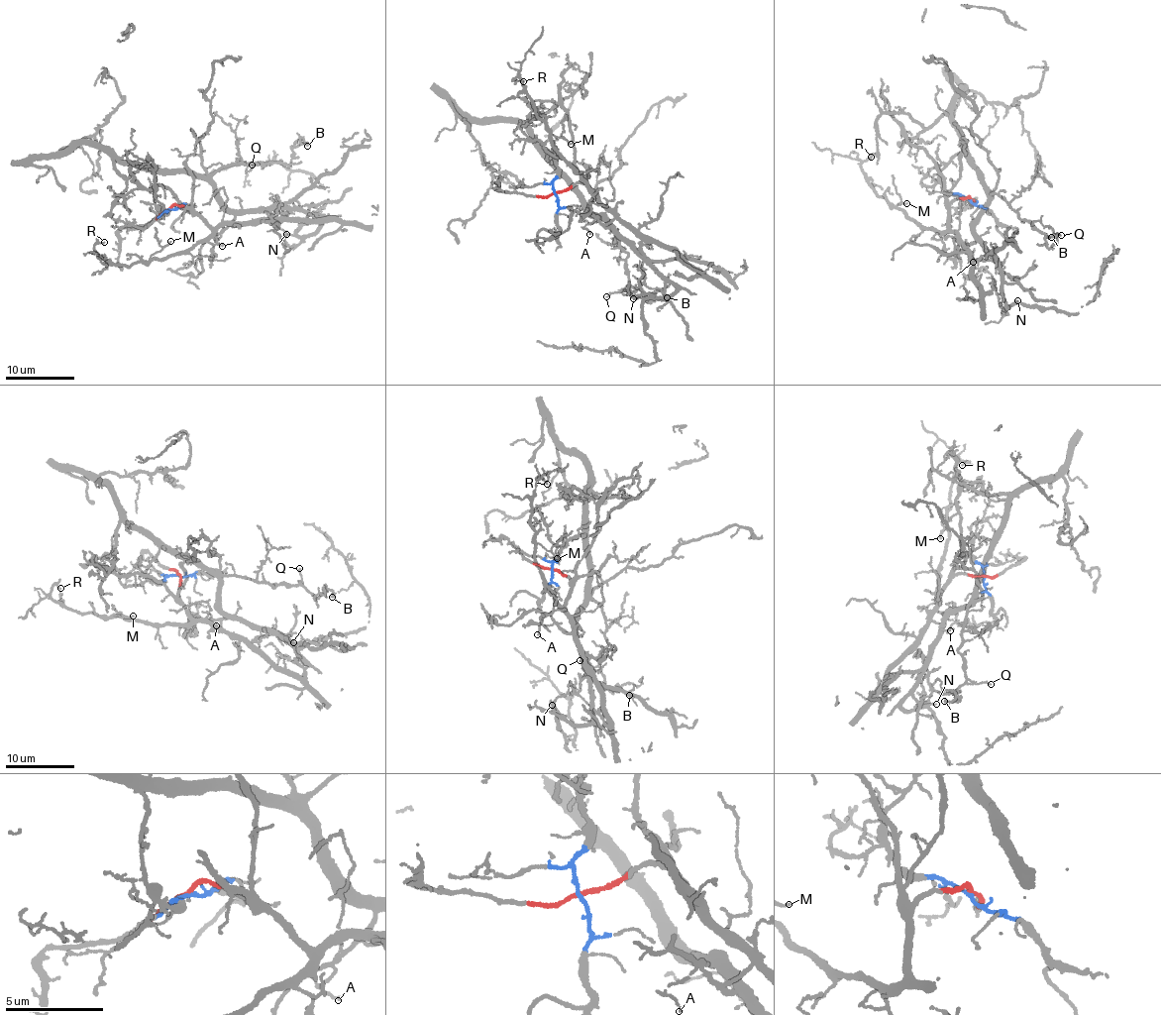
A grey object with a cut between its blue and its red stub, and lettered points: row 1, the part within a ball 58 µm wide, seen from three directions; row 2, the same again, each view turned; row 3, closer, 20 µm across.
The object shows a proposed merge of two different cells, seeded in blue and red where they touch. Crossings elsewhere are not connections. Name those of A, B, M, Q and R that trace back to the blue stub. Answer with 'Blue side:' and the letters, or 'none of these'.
Blue side: A, B, Q

